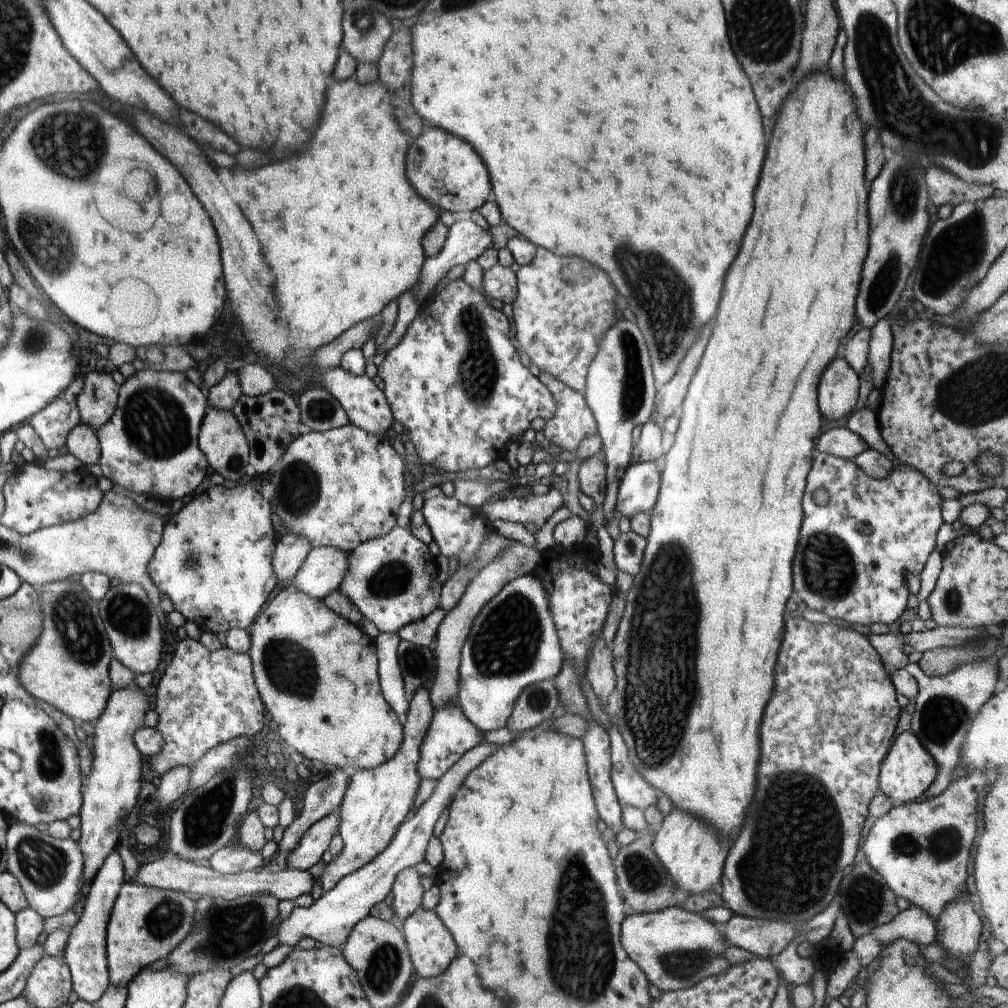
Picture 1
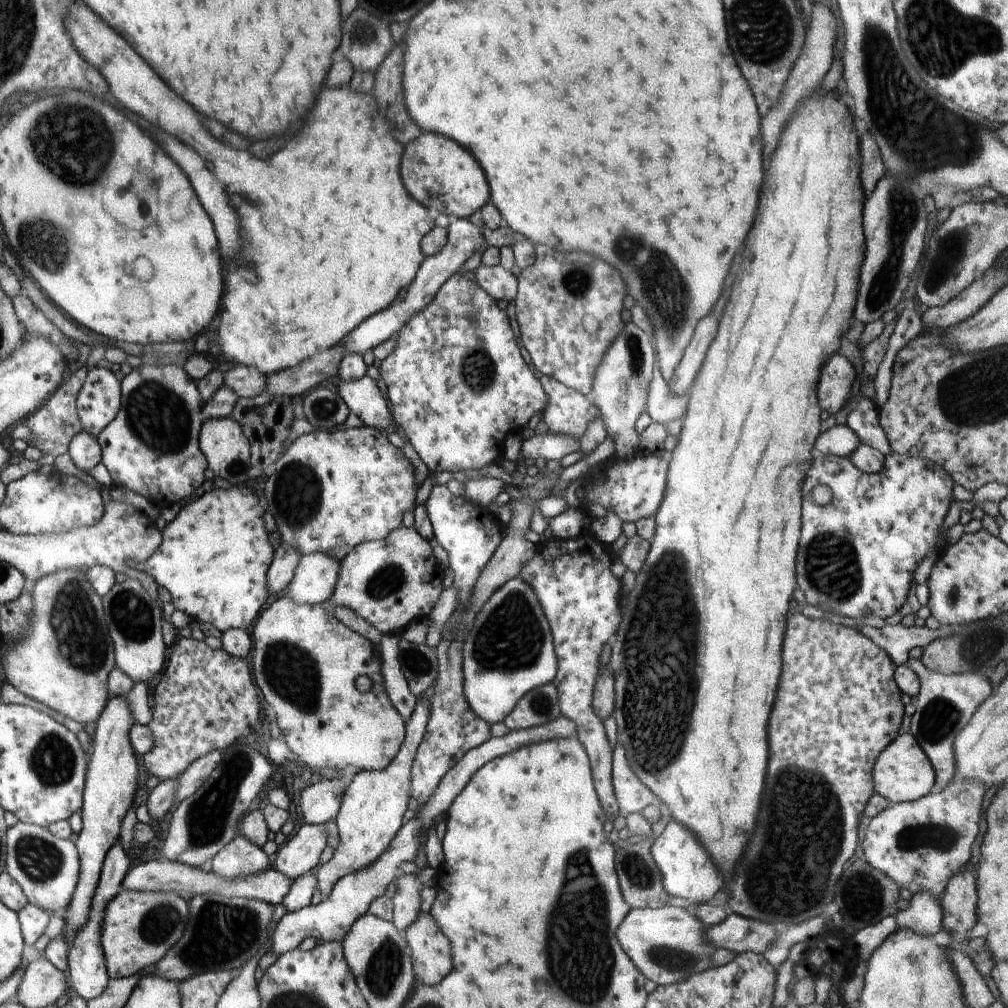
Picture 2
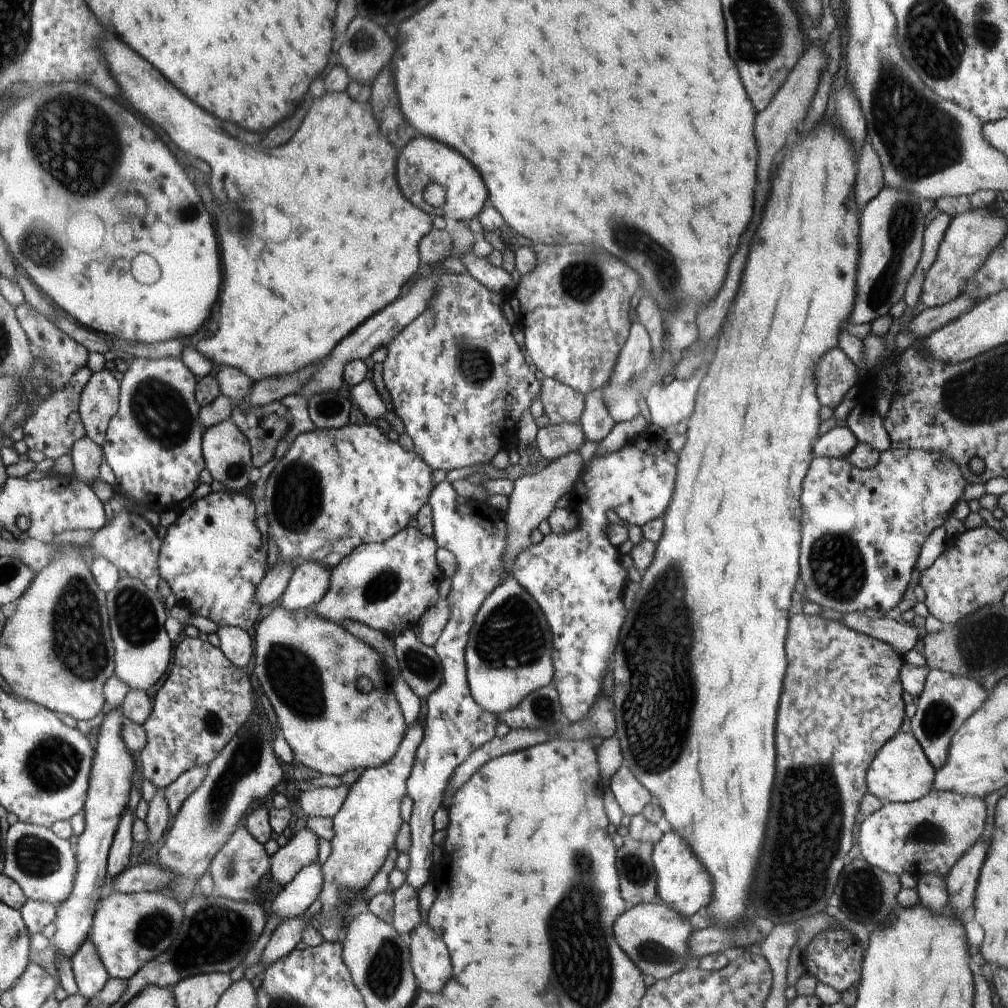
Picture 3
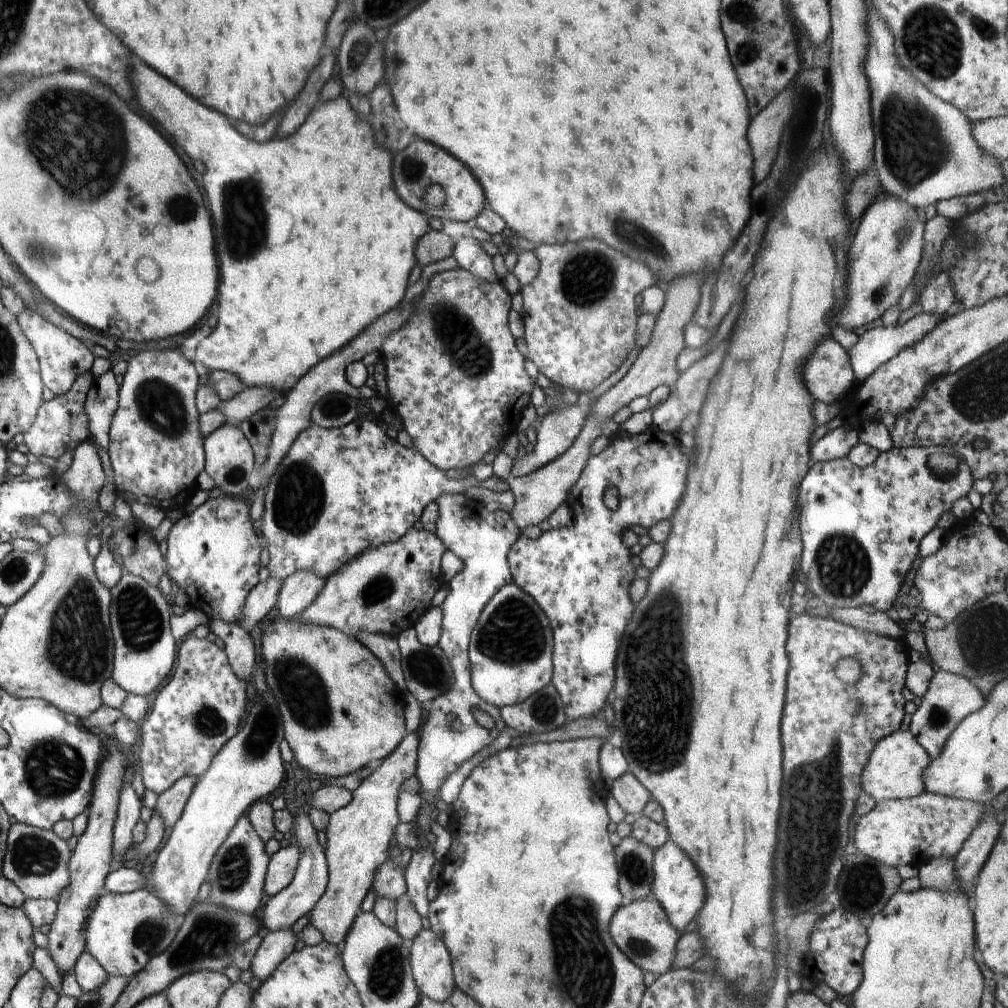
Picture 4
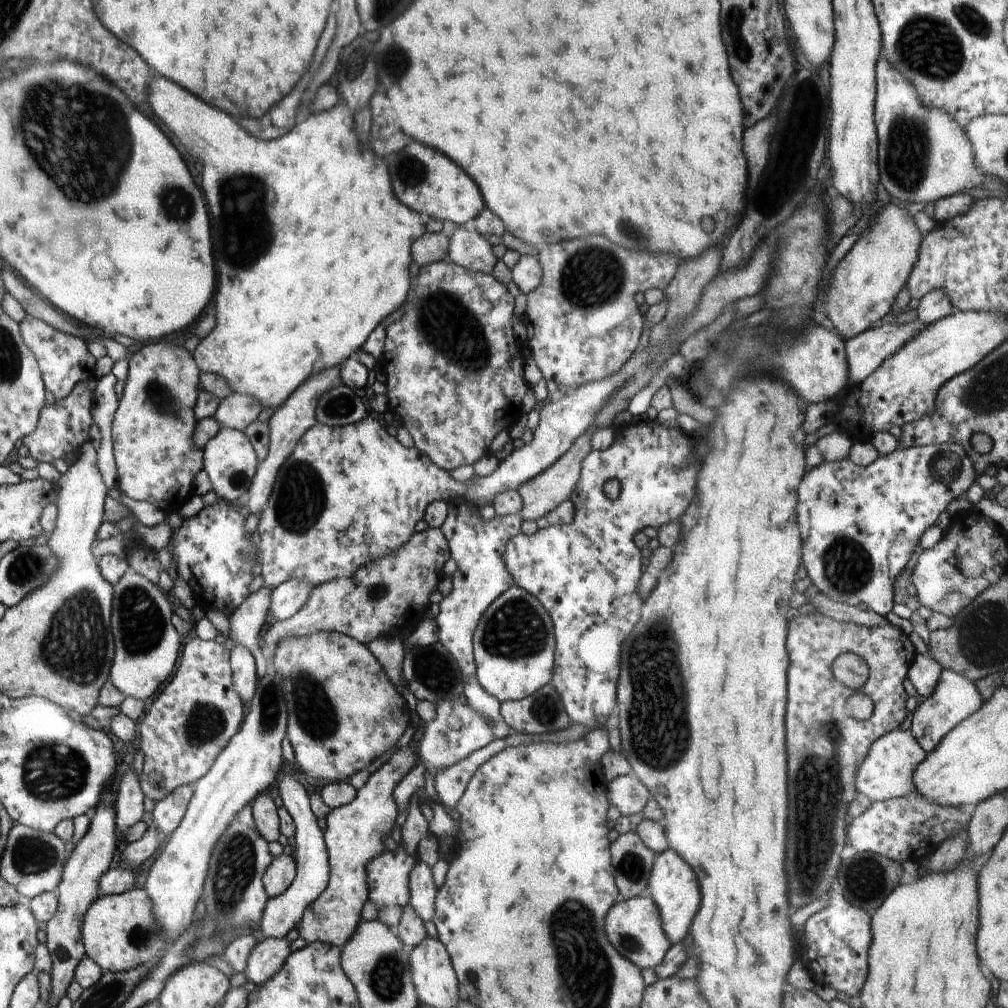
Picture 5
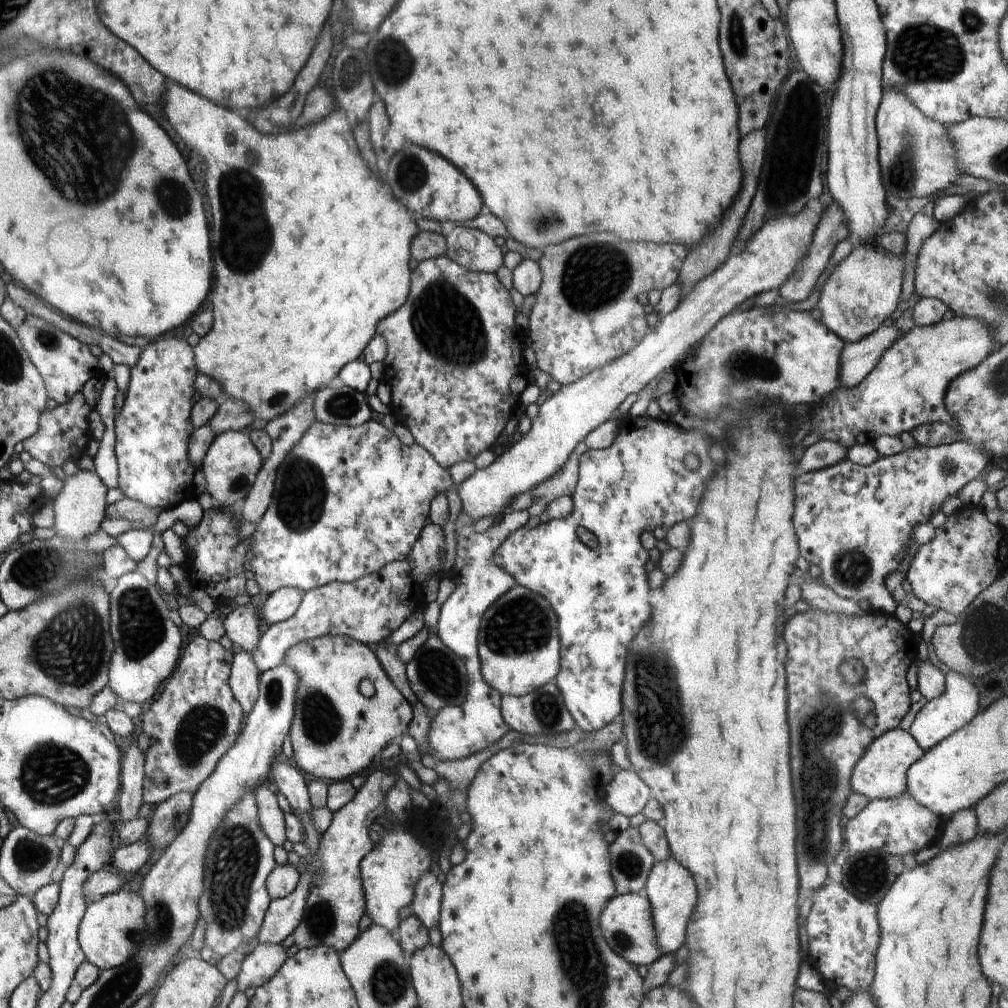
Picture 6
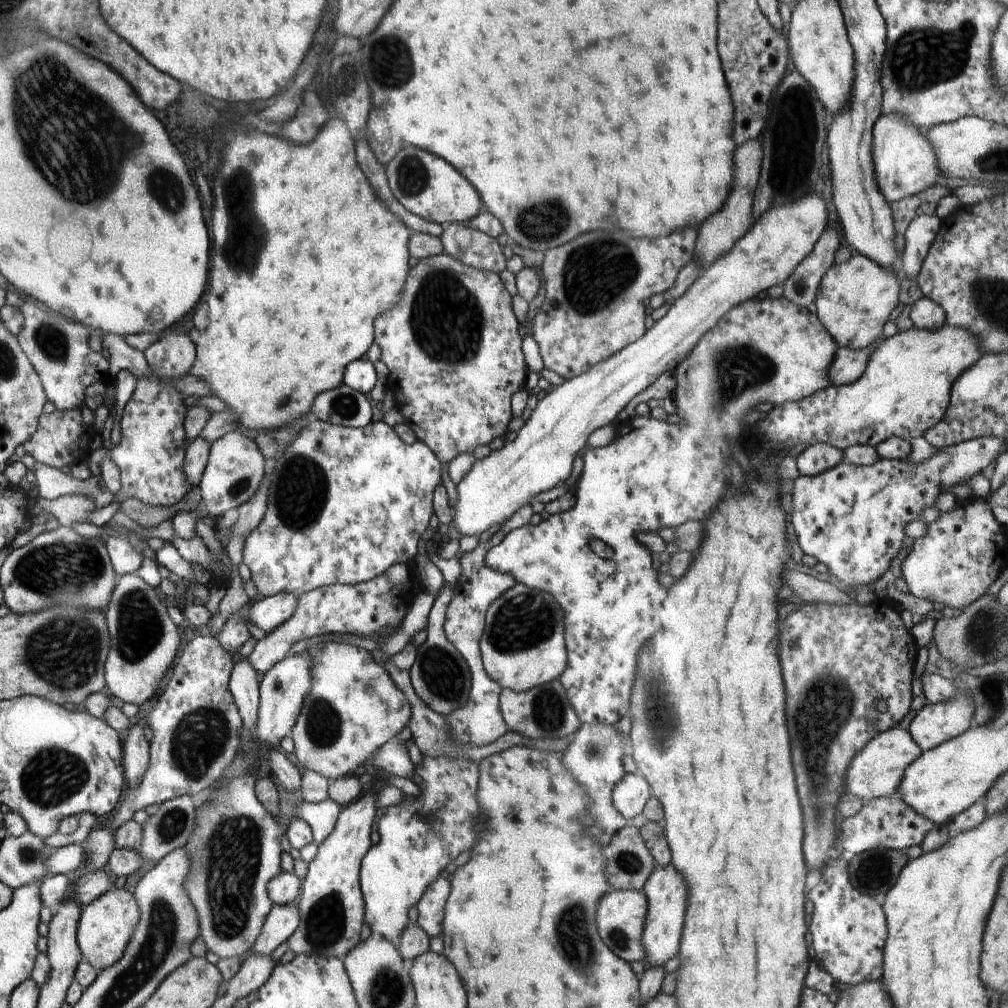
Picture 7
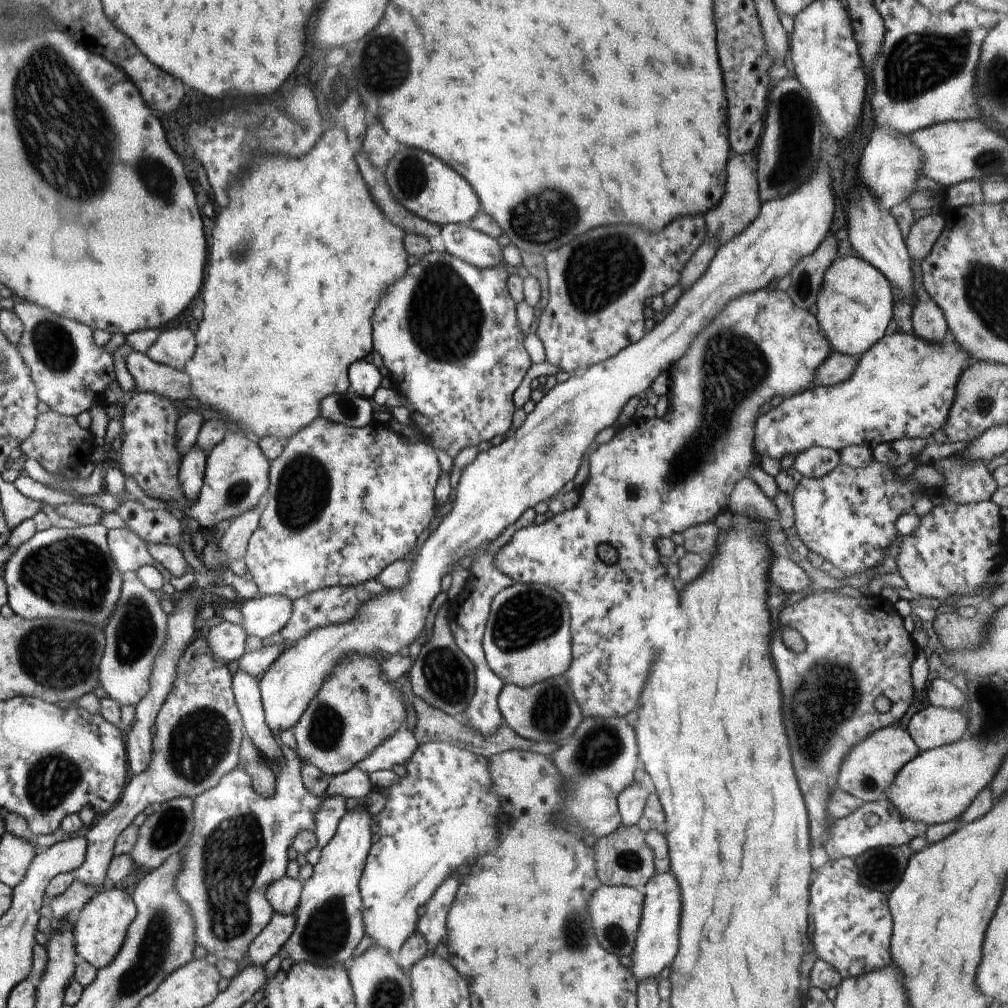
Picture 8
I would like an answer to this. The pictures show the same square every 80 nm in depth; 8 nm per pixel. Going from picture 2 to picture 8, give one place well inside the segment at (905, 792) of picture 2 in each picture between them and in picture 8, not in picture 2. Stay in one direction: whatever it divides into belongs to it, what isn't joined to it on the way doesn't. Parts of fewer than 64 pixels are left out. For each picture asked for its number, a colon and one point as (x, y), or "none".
3: (900, 772)
4: (895, 769)
5: (887, 772)
6: (881, 773)
7: (877, 771)
8: (870, 767)

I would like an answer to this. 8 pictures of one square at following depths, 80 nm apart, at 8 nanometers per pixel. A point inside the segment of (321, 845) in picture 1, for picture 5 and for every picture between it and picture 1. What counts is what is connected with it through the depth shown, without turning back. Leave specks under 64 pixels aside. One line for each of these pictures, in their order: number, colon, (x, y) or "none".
2: (296, 856)
3: (302, 849)
4: (282, 864)
5: (279, 875)

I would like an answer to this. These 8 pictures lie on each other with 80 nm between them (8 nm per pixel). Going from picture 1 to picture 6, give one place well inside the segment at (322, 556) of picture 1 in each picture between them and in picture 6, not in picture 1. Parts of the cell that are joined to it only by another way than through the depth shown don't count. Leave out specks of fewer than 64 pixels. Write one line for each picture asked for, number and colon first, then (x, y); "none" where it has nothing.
2: (315, 578)
3: (310, 580)
4: (299, 590)
5: (288, 597)
6: (280, 605)

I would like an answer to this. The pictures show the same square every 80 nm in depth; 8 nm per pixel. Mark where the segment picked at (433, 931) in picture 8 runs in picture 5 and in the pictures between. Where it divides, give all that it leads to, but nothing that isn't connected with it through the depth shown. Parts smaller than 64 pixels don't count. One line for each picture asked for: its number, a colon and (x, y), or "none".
5: (422, 889)
6: (426, 903)
7: (431, 904)

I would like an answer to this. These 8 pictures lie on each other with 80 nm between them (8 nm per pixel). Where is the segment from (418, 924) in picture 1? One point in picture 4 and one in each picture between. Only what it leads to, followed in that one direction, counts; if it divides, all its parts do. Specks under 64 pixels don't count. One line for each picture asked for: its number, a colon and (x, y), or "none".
2: (431, 951)
3: (430, 959)
4: (431, 962)

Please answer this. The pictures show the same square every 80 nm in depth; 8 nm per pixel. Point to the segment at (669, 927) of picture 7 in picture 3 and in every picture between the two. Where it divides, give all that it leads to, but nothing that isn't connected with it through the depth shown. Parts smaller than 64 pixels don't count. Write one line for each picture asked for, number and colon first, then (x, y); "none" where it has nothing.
3: (682, 882)
4: (677, 886)
5: (673, 887)
6: (669, 888)

